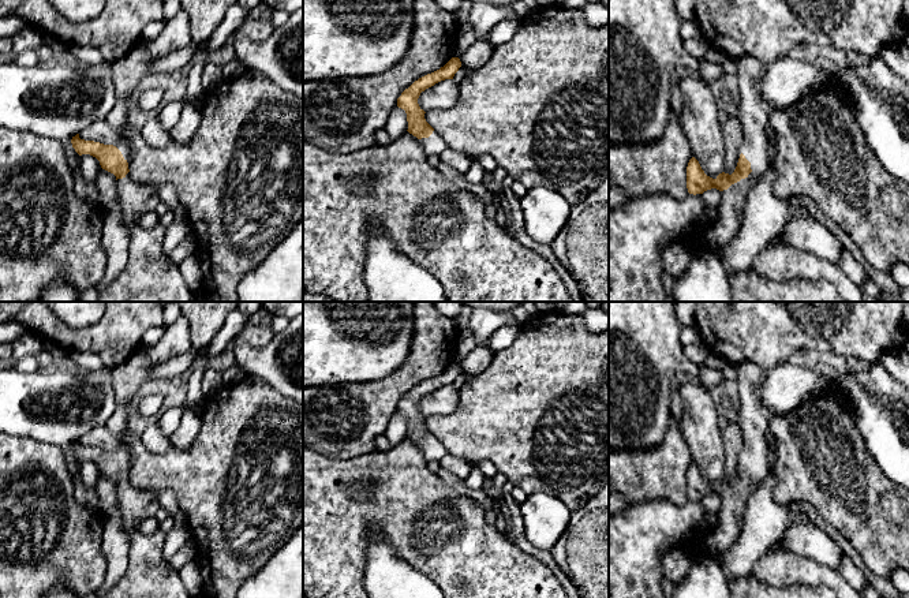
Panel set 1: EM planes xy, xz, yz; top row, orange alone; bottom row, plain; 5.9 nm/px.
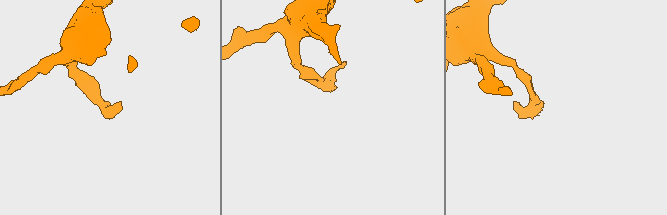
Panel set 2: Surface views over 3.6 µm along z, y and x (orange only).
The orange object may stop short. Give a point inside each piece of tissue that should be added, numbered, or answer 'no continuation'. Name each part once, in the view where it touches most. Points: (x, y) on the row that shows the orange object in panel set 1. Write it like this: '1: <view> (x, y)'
1: yz (752, 112)

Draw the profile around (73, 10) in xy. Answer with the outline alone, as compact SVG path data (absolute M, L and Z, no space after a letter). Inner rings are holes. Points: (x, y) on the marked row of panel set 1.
M45 0L49 3L60 15L71 22L86 22L97 18L104 5L105 0Z

